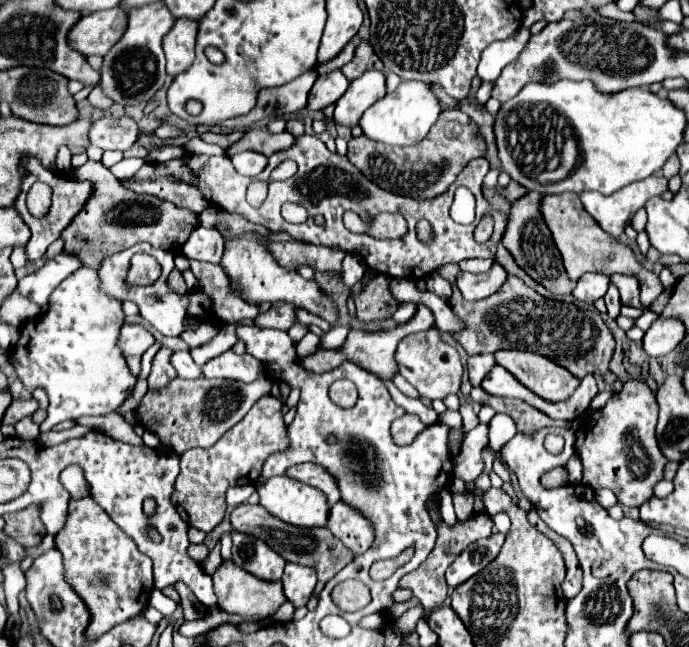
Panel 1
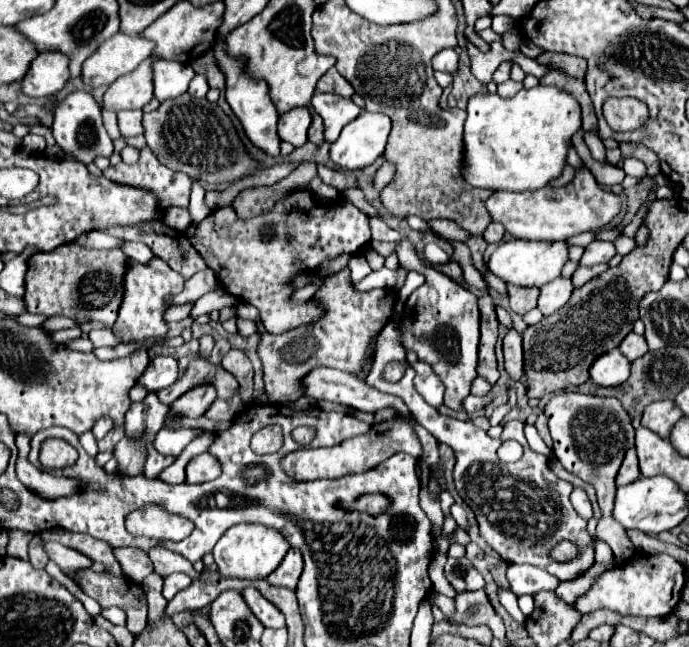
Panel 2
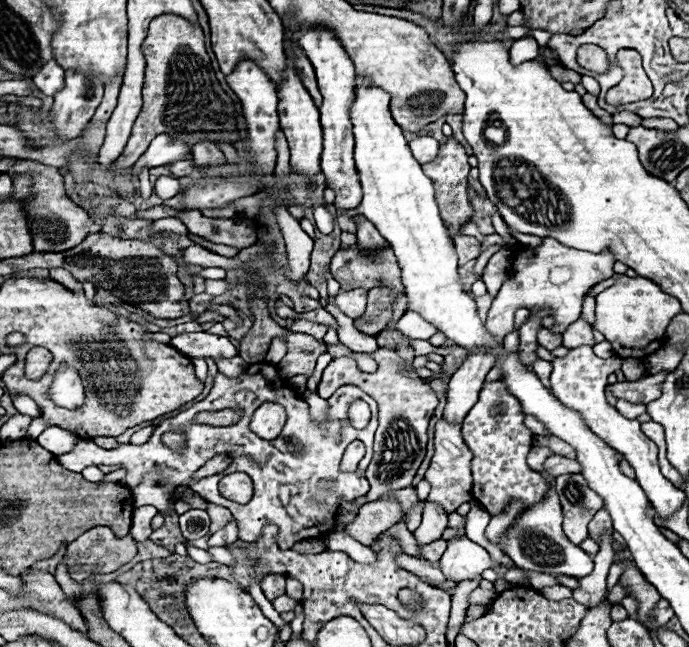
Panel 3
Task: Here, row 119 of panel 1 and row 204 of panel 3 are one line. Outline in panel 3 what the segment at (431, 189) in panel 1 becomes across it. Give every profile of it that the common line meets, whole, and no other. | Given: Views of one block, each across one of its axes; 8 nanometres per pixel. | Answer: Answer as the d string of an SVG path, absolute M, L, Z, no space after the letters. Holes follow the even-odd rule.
M448 138L446 144L440 144L438 158L436 158L434 162L430 162L430 164L424 164L422 168L424 168L426 176L434 182L436 202L440 204L442 220L446 222L446 226L452 226L448 232L450 232L450 236L454 238L454 236L458 234L460 224L472 218L472 206L470 206L468 194L466 194L466 176L468 176L468 172L470 172L468 156L466 156L464 148L462 148L454 138Z

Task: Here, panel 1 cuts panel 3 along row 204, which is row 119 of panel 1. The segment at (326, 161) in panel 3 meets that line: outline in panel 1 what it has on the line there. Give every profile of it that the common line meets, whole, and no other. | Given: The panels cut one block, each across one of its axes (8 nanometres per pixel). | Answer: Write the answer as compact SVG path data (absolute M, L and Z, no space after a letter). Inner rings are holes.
M368 70L364 76L350 82L350 88L336 102L334 120L344 126L356 126L364 110L368 110L374 102L378 102L386 94L384 74L378 70Z

